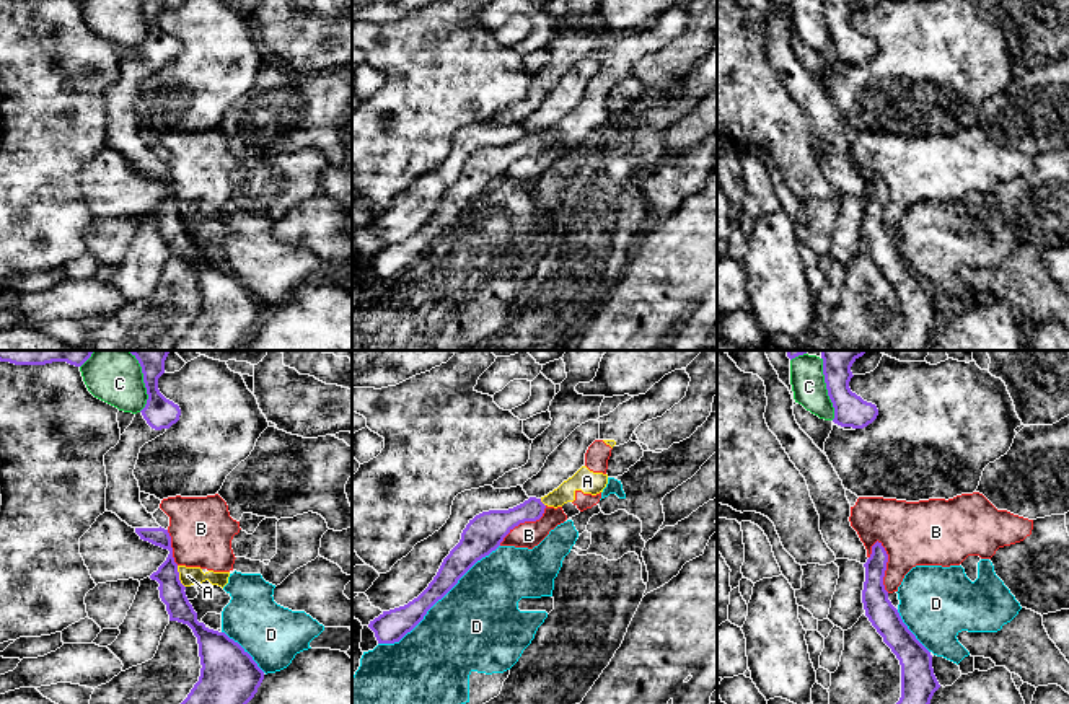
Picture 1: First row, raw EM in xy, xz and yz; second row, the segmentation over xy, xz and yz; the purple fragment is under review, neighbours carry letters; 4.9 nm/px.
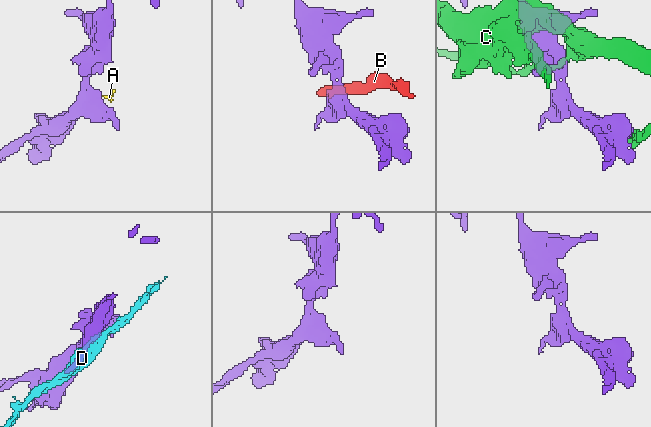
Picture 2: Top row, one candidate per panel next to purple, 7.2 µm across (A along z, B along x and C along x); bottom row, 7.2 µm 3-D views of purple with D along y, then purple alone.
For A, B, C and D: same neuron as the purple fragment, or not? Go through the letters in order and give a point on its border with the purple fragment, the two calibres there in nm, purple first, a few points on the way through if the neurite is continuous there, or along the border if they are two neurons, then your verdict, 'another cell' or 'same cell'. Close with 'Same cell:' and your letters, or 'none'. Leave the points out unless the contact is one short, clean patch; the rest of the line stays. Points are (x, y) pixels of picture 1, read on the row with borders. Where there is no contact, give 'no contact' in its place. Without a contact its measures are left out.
A: contact xy (178, 577); calibres 130 and 90 nm; border xy (176, 566), (180, 582), (184, 587); another cell
B: contact yz (885, 566); calibres 140 and 320 nm; border yz (877, 540), (887, 554), (884, 587), (888, 592); another cell
C: contact xy (144, 382); calibres 160 and 280 nm; another cell
D: contact xz (437, 600); calibres 150 and 440 nm; another cell
Same cell: none

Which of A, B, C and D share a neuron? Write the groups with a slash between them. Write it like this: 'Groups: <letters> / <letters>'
Groups: A B / C / D

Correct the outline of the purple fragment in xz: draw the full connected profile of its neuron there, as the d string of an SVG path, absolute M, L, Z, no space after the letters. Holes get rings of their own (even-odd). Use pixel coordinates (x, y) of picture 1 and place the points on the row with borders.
M530 497L513 508L482 512L469 520L460 543L443 559L429 587L407 605L383 611L370 621L368 627L375 632L378 644L399 642L477 561L495 551L520 523L539 520L544 508L541 499Z

